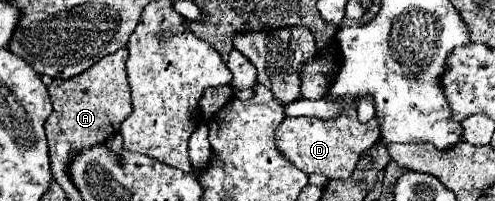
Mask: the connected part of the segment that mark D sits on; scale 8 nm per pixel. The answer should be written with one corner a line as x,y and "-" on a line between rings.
351,105
341,113
337,119
321,121
315,117
297,117
297,119
285,119
277,129
277,149
293,163
297,169
311,173
321,173
329,179
347,179
355,163
359,161
359,155
367,151
371,145
375,145
379,139
379,123
377,119
371,119
369,123
357,121
357,109

